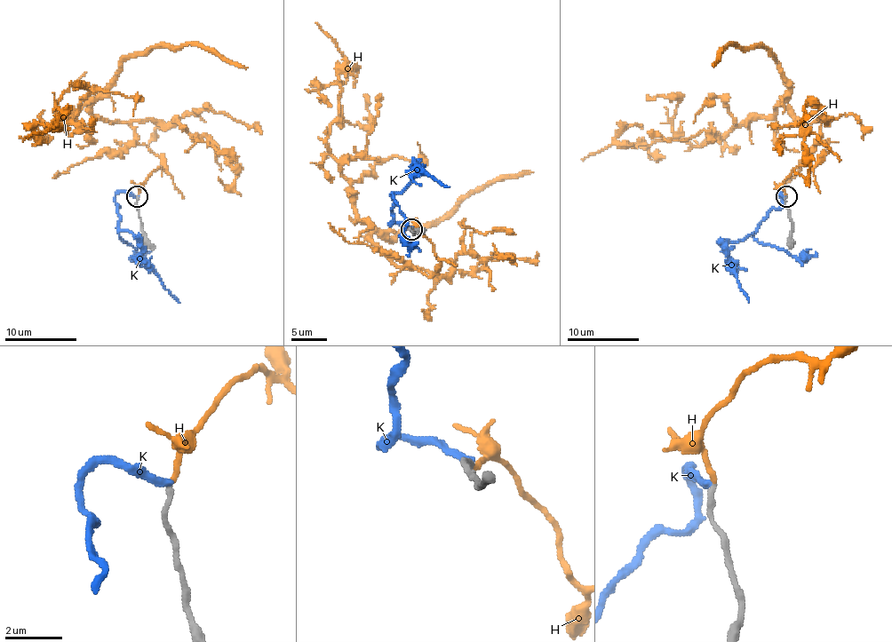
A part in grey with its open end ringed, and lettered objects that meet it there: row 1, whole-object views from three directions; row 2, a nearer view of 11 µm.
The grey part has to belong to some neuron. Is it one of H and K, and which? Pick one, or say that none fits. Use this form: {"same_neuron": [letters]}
{"same_neuron": ["H"]}

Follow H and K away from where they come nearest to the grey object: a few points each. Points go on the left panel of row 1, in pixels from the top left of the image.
H: (137, 195), (165, 167), (126, 122), (98, 120), (88, 100), (43, 131), (55, 129), (26, 137)
K: (137, 197), (127, 192), (115, 195), (118, 227), (125, 229), (139, 240), (140, 259), (179, 302)

